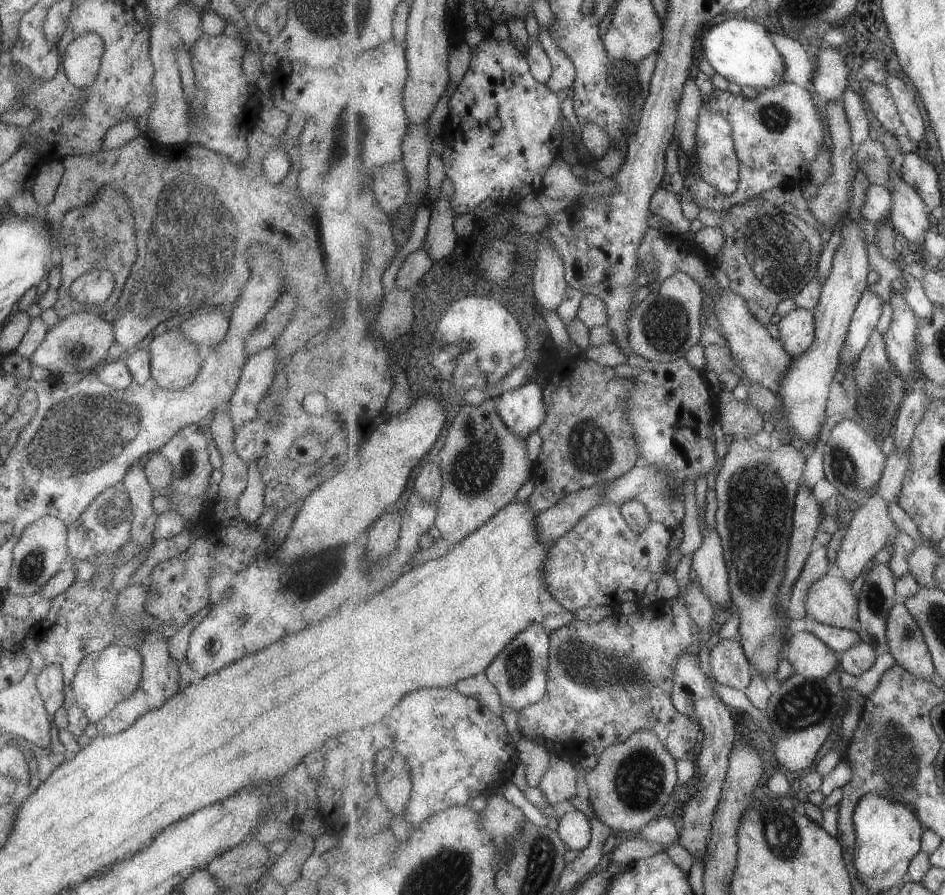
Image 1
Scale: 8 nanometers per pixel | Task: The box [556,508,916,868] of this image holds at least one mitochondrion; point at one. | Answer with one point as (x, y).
(639, 780)

